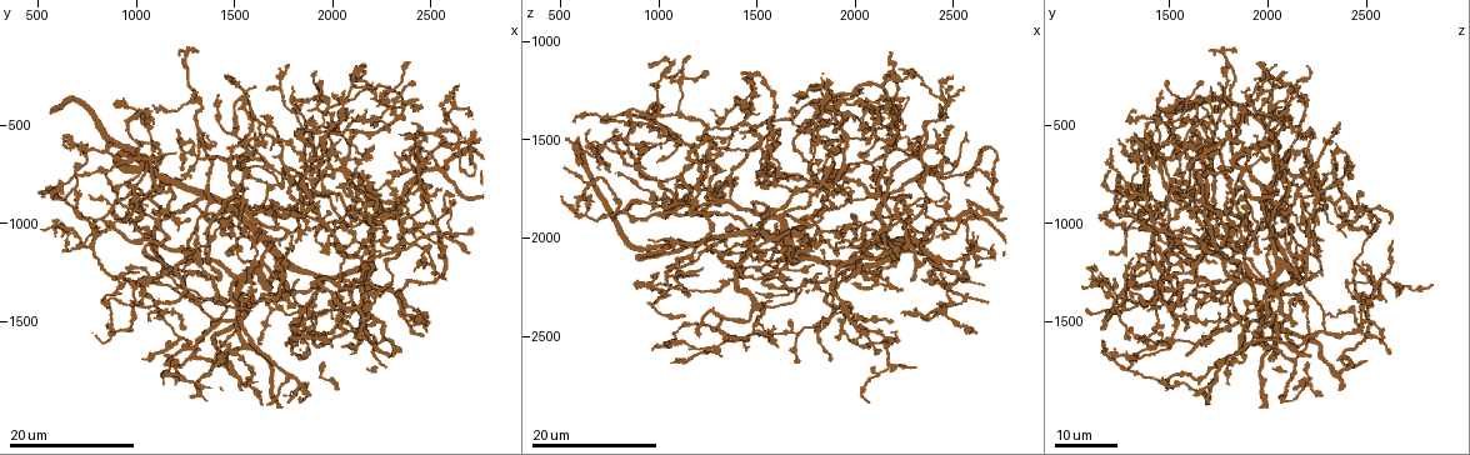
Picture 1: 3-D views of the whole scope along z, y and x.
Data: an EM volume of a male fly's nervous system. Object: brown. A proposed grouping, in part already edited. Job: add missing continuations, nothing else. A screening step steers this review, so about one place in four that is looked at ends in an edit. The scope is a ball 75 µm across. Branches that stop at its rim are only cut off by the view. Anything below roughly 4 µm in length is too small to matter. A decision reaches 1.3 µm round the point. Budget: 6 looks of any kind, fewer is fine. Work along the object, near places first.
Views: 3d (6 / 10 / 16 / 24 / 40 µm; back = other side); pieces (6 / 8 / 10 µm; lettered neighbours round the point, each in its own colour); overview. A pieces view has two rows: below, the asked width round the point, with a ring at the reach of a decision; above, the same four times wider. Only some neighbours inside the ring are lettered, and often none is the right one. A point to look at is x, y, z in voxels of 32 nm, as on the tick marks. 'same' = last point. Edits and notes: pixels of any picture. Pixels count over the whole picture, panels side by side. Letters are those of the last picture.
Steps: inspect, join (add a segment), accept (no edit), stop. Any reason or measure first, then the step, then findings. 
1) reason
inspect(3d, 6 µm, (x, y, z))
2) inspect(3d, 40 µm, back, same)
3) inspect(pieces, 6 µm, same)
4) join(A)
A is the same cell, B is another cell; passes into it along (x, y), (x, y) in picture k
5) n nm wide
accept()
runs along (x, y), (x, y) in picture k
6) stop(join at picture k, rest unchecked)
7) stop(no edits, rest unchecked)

tapers out
inspect(3d, 24 µm, (980, 990, 2320))

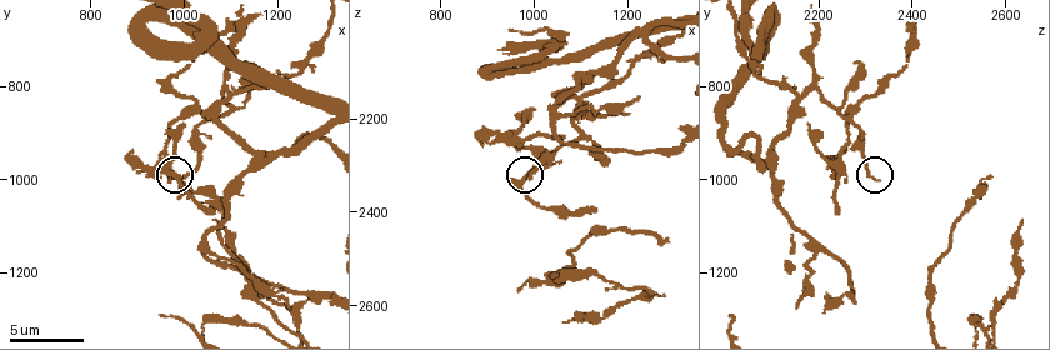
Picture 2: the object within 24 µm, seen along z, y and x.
inspect(pieces, 6 µm, (990, 1005, 2330))

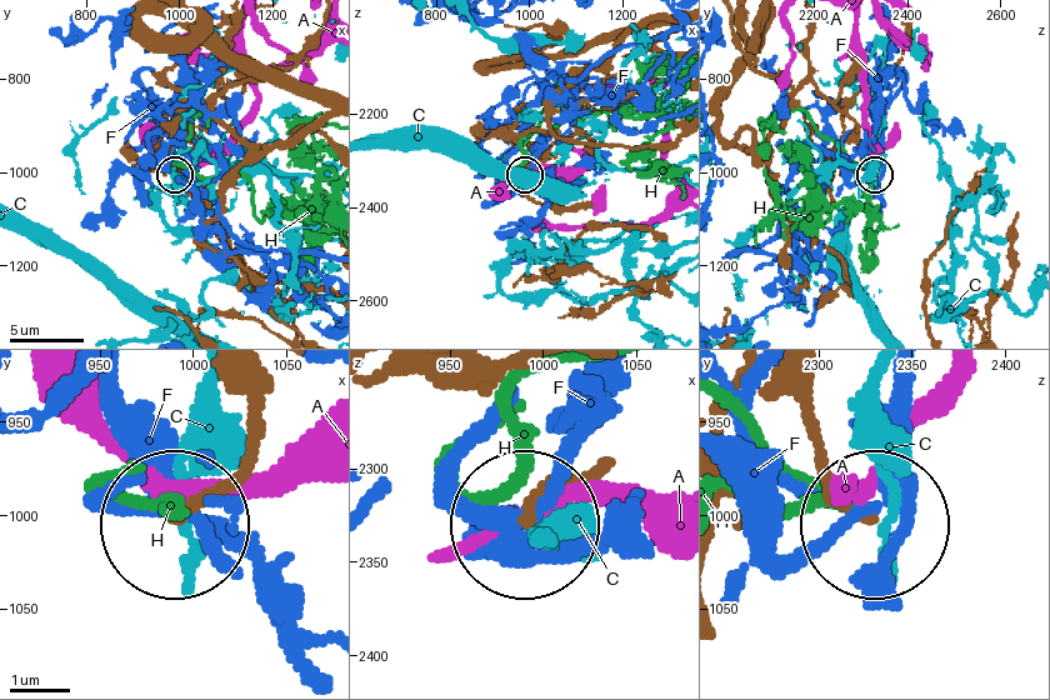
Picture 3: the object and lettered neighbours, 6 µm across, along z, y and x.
accept()
A, C, F and H are other cells; runs along (800, 374), (825, 478), (870, 518) in picture 3; no lettered segment goes on from it

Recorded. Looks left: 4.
branch stops here
inspect(3d, 16 µm, (2310, 910, 2370))

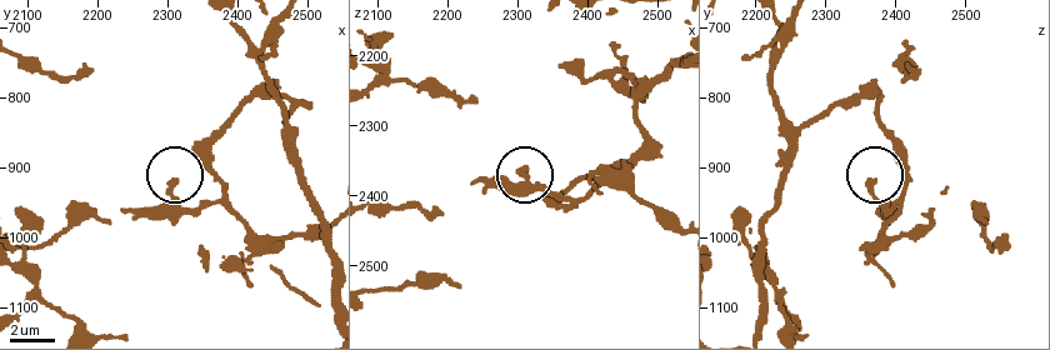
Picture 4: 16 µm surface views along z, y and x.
inspect(pieces, 10 µm, (2315, 920, 2365))

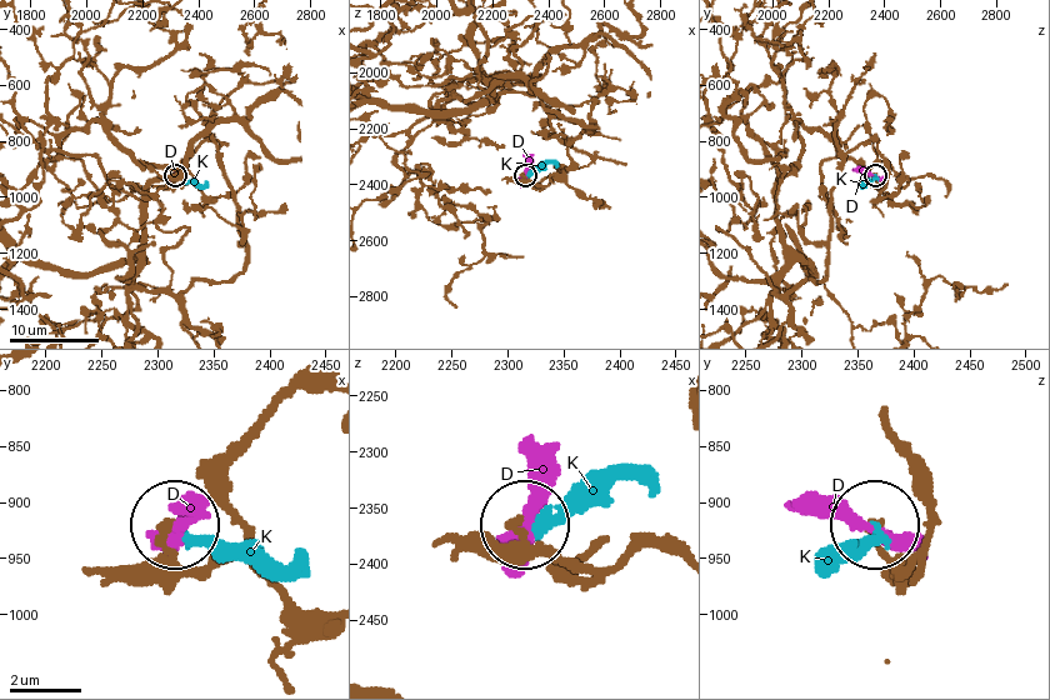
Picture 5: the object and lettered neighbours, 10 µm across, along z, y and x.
290 nm wide
accept()
D and K are other cells; none of them fits

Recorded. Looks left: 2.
an open end
inspect(3d, 24 µm, (2590, 1080, 1970))

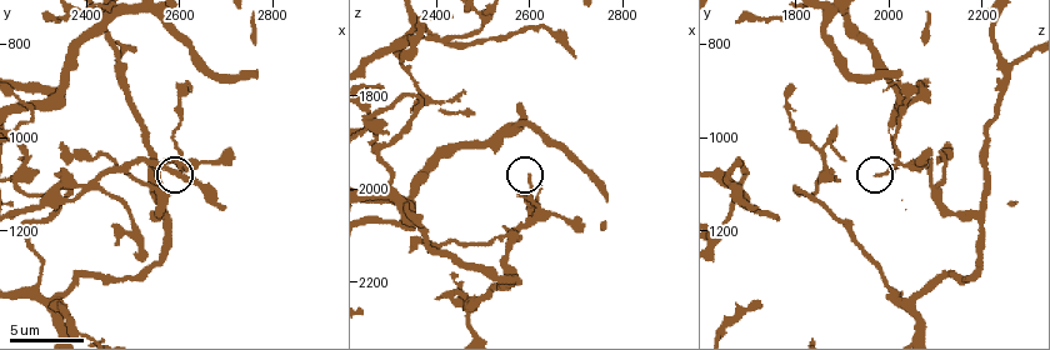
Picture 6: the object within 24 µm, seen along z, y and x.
inspect(pieces, 10 µm, (2600, 1085, 1970))

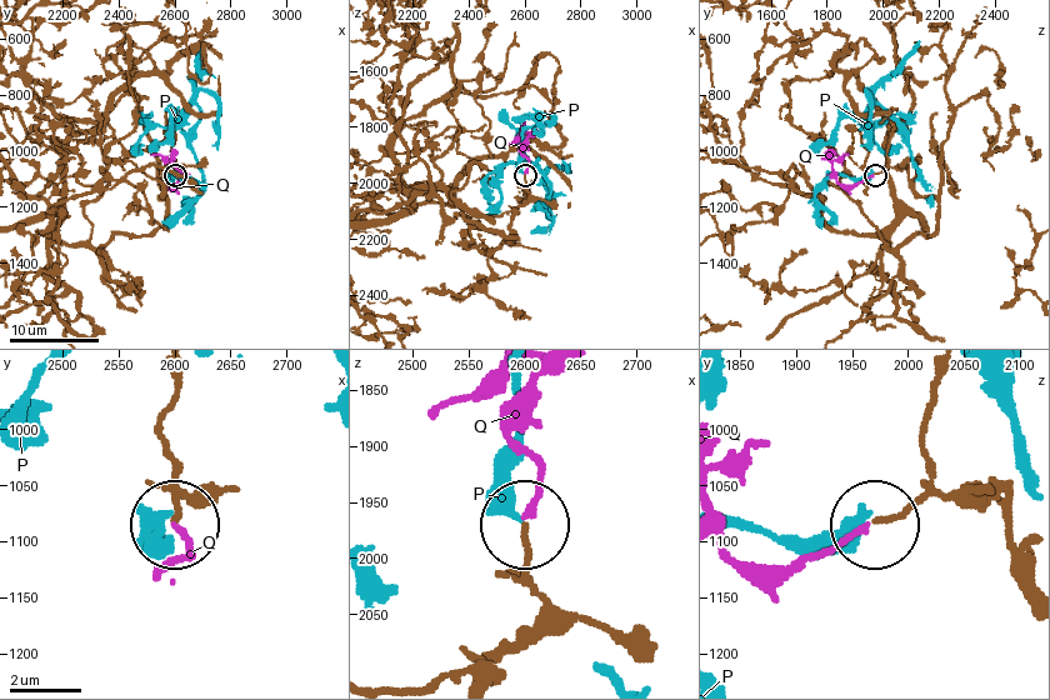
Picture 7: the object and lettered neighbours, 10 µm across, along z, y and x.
170 nm wide
join(Q)
Q is the same cell, P is another cell; the neuron continues

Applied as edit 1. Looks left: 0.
stop(join at picture 7, rest unchecked)

